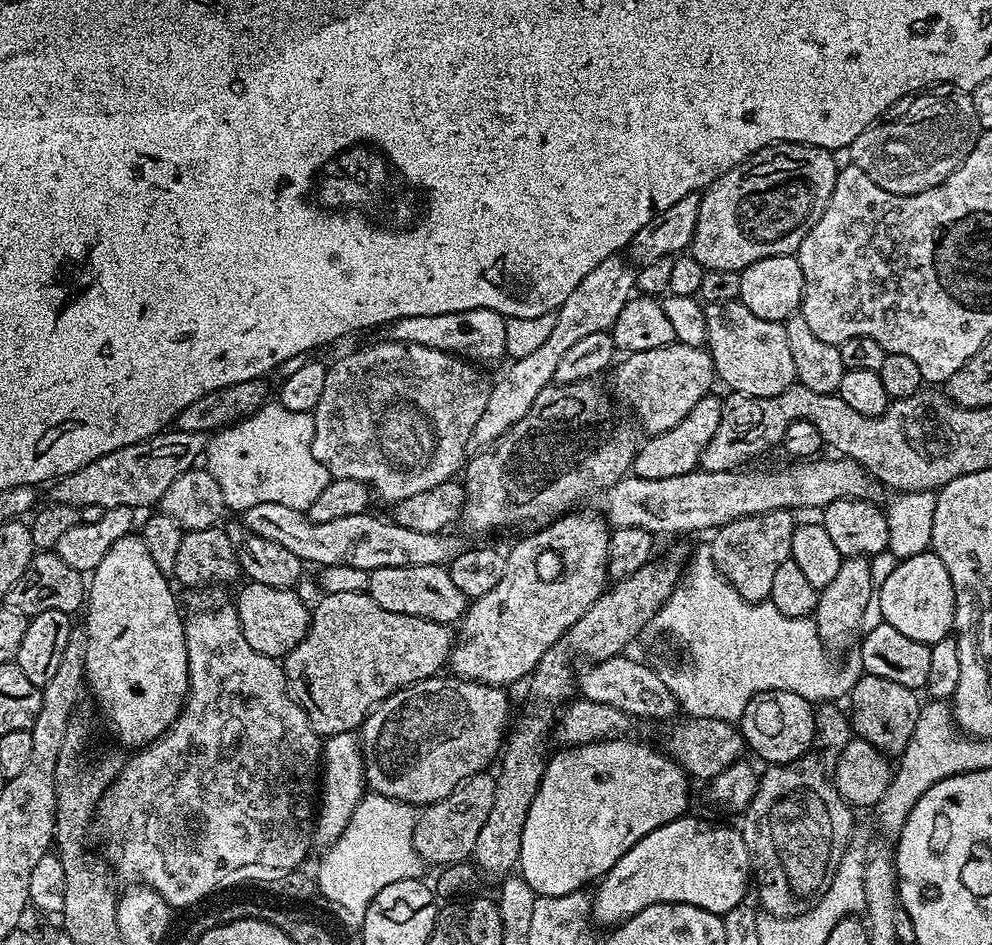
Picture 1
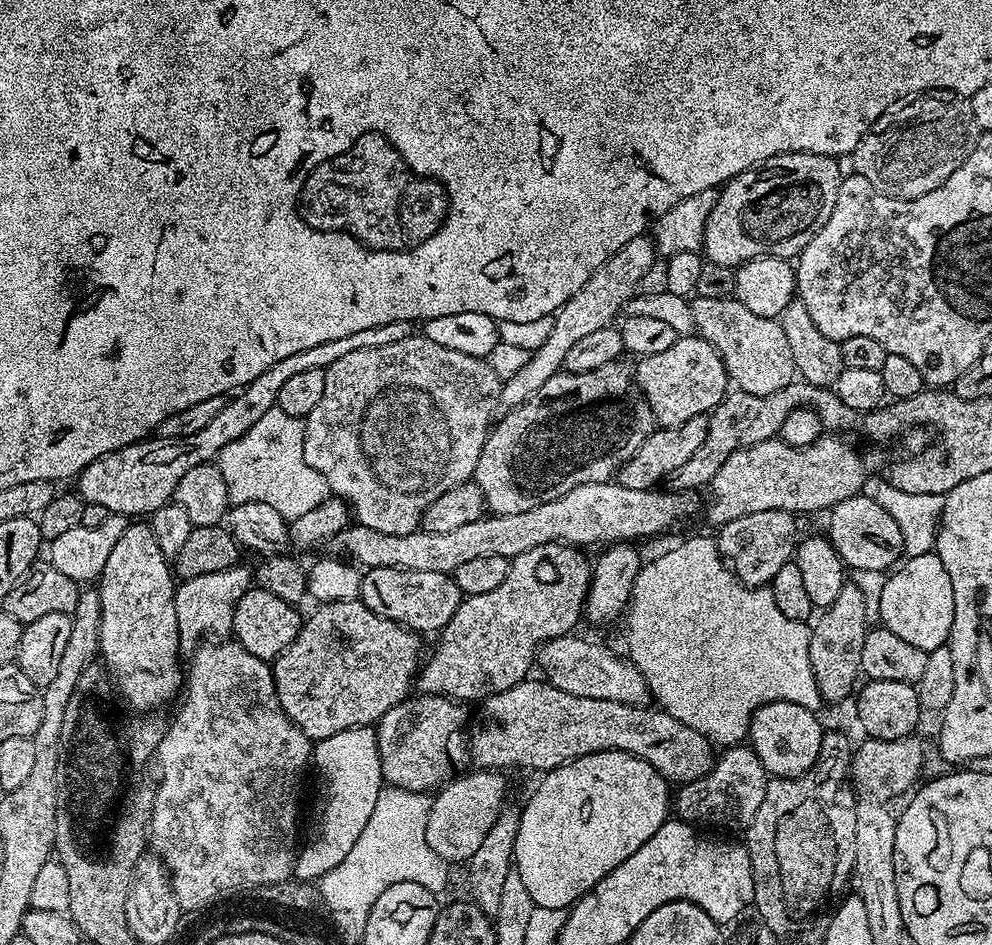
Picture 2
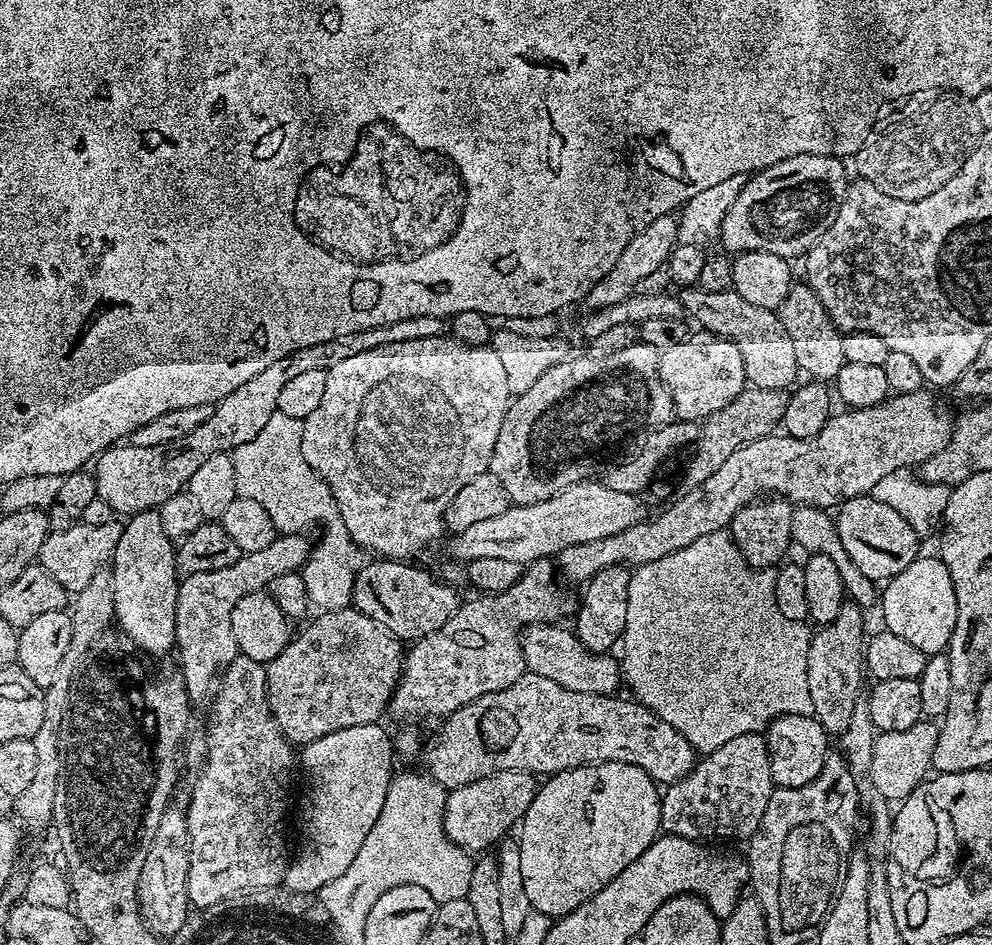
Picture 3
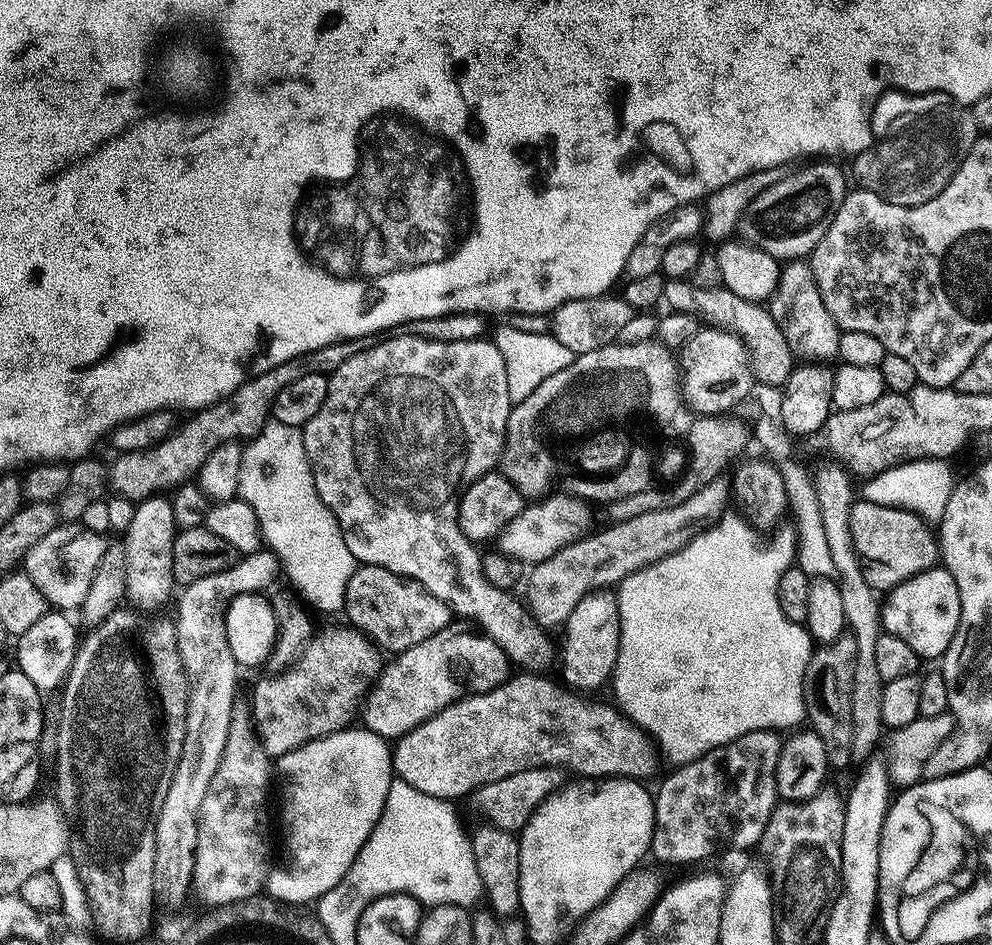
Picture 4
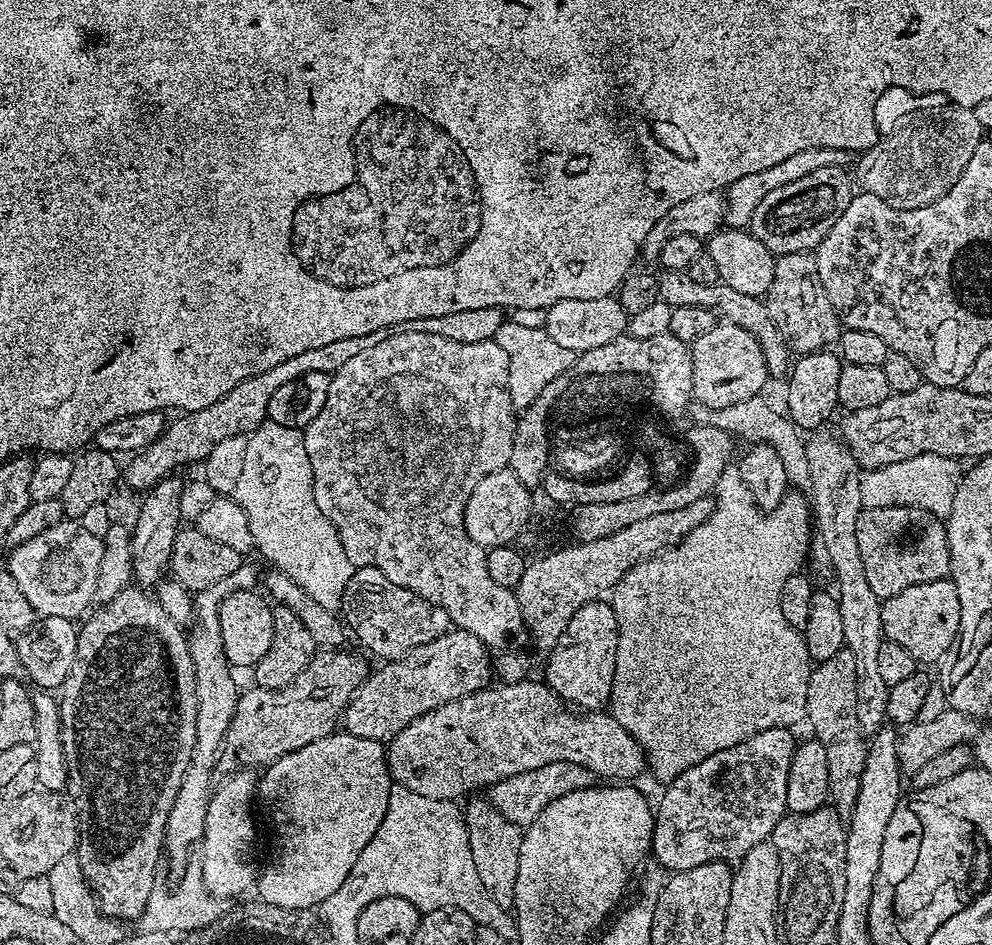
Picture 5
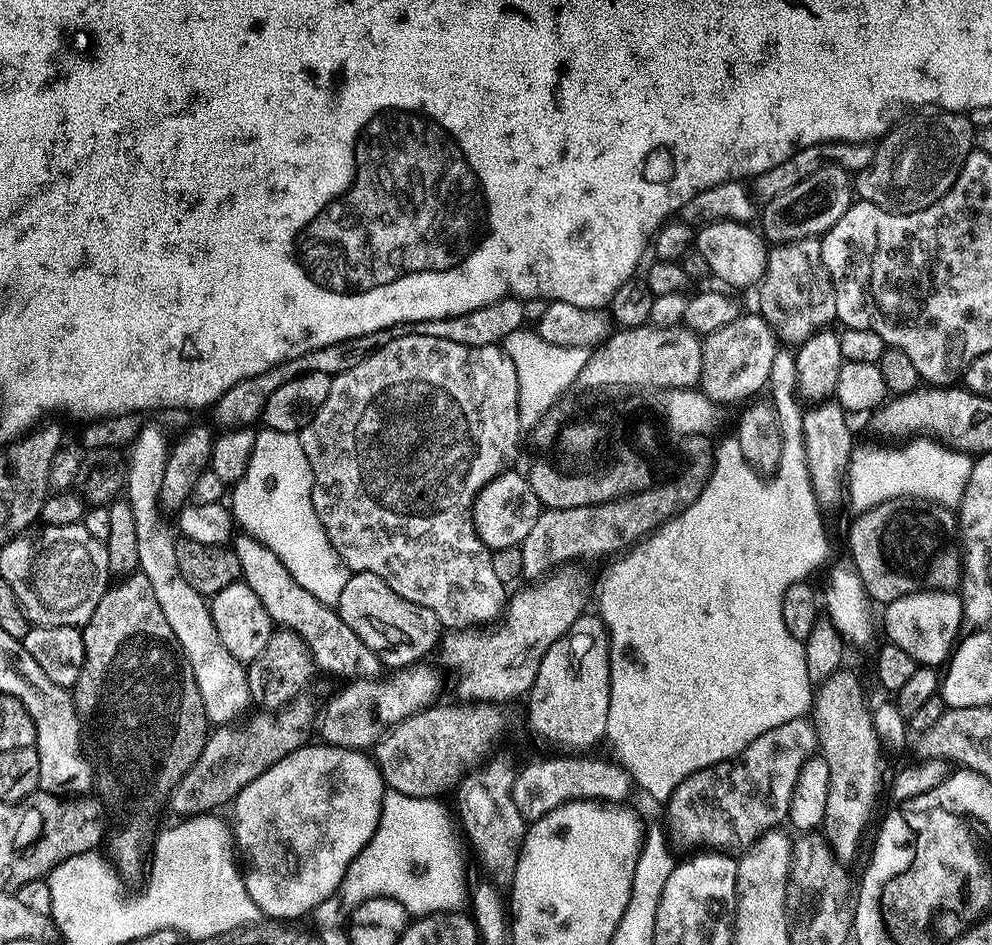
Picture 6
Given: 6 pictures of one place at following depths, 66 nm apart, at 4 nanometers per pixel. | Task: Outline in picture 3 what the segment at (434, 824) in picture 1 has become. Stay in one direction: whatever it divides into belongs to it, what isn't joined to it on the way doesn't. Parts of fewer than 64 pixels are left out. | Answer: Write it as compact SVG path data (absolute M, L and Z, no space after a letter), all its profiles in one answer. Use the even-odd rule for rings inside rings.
M506 770L451 789L444 803L446 838L466 854L480 854L499 845L511 833L508 831L511 828L513 831L523 820L526 810L530 810L530 802L534 802L537 787L537 777L532 773Z

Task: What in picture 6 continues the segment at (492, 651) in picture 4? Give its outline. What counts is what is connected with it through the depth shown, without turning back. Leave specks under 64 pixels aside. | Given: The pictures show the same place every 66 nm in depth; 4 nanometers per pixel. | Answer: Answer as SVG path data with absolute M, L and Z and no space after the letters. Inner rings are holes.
M421 662L415 666L389 671L383 678L373 679L361 692L344 692L333 698L324 712L324 726L319 727L323 743L336 748L368 750L381 739L380 724L391 730L406 718L423 712L436 696L436 672Z

